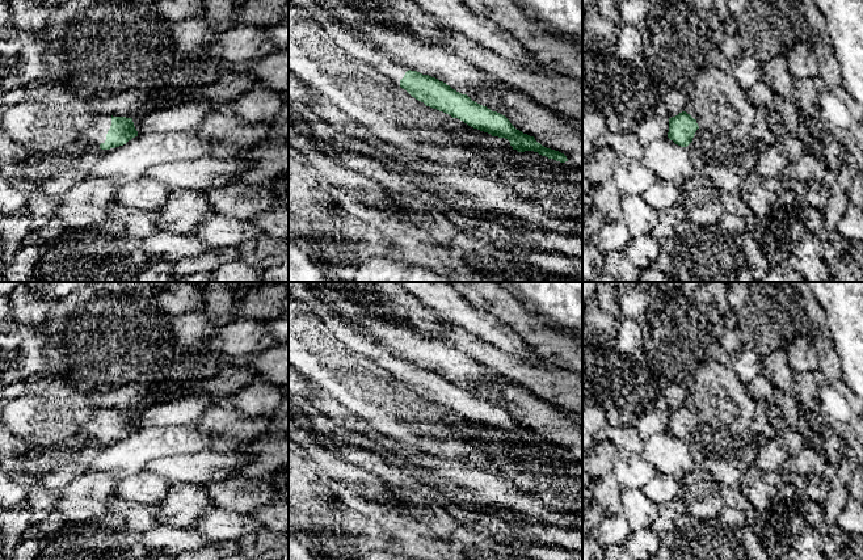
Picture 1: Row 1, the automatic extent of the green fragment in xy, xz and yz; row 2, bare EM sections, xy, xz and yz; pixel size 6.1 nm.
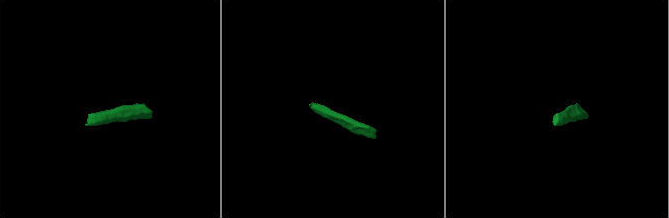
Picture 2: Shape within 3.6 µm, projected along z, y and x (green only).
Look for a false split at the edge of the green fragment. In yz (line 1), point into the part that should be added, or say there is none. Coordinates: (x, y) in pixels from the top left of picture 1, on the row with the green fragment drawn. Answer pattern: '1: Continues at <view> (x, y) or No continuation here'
1: No continuation here

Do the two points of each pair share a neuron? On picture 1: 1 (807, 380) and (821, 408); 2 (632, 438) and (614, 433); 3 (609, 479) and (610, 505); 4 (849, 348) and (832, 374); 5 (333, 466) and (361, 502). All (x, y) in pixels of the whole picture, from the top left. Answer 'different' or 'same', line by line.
1: same
2: same
3: same
4: different
5: same

